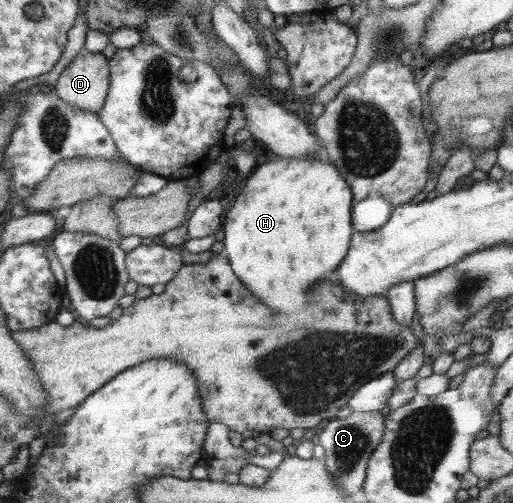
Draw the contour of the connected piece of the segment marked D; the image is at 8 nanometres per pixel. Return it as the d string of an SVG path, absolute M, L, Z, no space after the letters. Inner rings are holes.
M85 52L76 55L65 66L55 82L53 92L73 107L99 112L110 89L108 59L101 53Z

